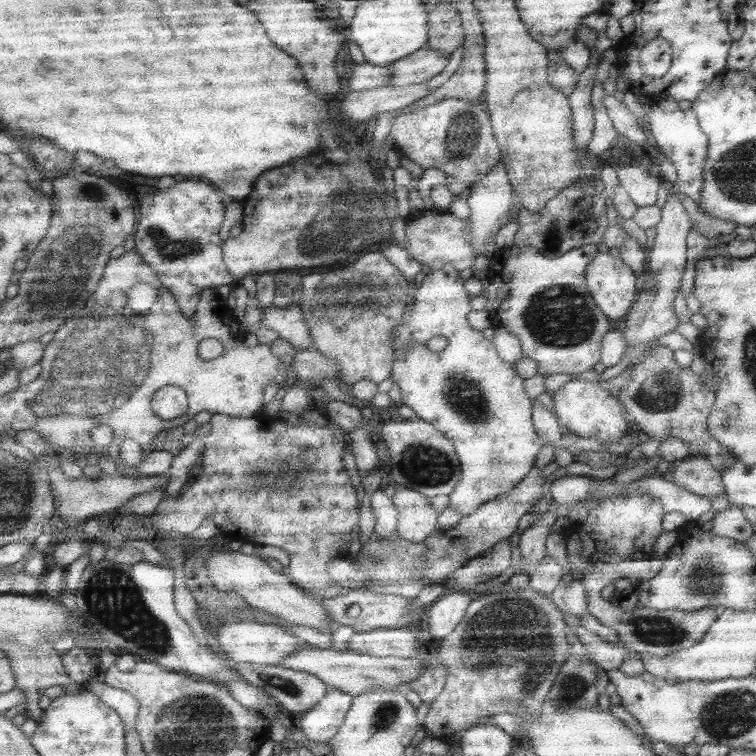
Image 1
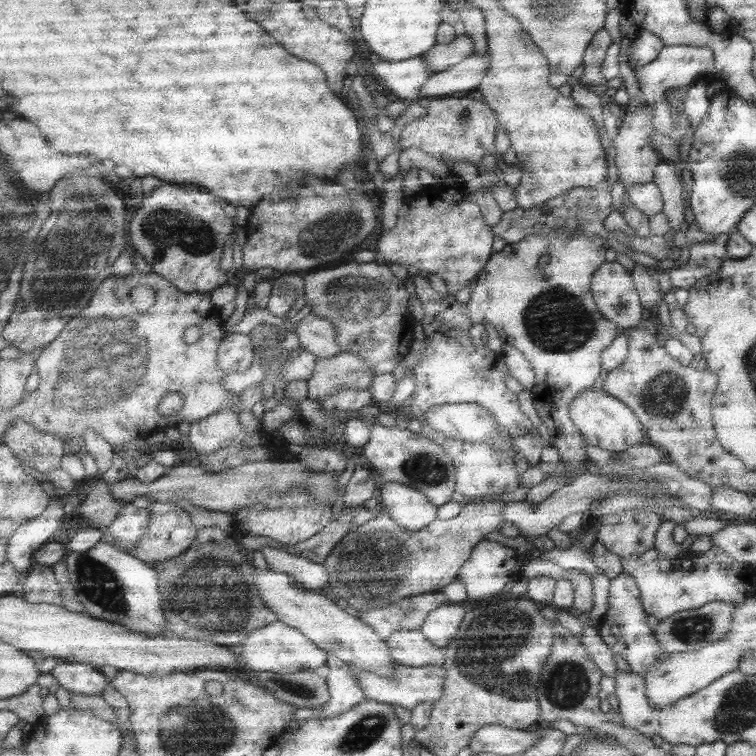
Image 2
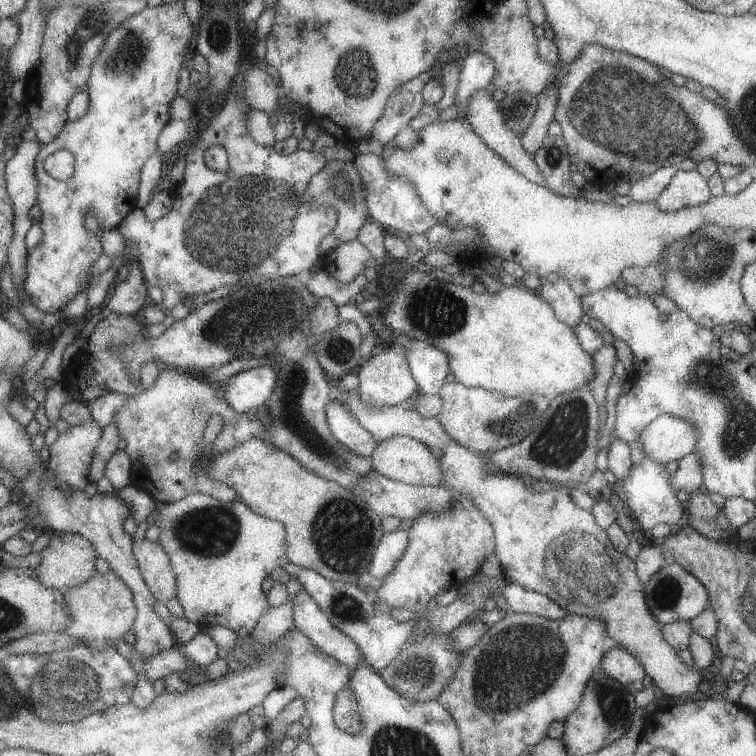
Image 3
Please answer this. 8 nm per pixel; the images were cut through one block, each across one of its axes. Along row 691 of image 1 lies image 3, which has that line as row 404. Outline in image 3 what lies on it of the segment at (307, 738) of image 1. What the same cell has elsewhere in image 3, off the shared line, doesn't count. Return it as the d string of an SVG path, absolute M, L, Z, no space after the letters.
M330 399L324 410L326 423L331 436L355 456L370 456L377 446L376 440L353 418L353 414L341 406L339 402Z

